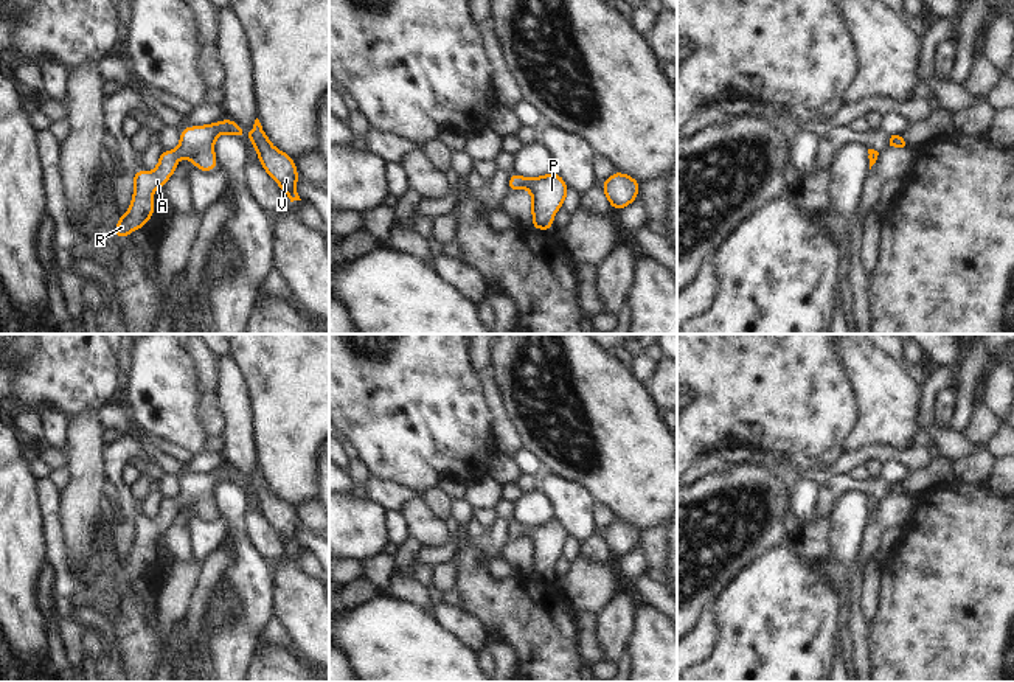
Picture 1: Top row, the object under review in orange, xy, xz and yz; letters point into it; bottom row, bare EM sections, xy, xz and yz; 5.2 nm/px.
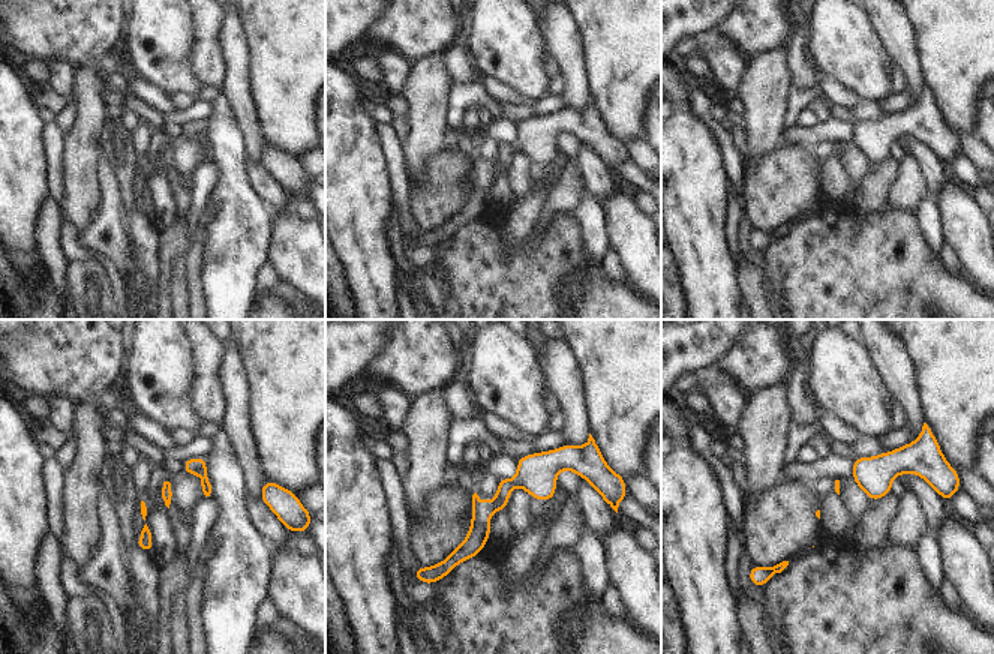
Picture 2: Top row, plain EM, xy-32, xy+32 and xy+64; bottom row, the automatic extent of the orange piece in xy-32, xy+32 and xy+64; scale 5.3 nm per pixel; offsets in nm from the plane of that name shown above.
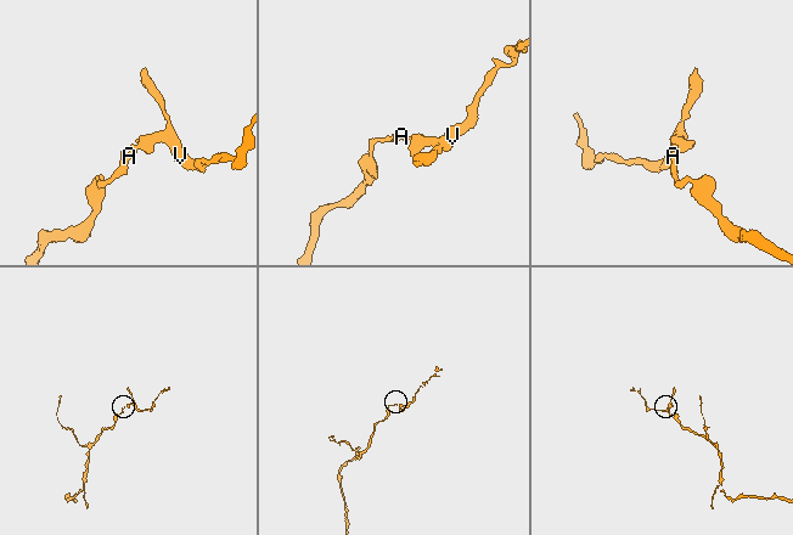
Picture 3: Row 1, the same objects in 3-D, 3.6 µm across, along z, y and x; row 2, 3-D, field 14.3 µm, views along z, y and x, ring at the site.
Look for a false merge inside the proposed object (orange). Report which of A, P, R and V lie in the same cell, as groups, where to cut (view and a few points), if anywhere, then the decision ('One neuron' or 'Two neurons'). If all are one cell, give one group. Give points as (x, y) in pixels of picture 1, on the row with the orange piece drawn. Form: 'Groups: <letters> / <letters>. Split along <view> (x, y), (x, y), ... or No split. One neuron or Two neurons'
Groups: A P R V. No split. One neuron

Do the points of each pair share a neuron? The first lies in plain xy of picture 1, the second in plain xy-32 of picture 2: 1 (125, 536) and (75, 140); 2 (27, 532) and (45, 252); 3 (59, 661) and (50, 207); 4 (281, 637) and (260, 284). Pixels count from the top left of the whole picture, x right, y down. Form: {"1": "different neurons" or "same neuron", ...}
{"1": "different neurons", "2": "different neurons", "3": "same neuron", "4": "same neuron"}

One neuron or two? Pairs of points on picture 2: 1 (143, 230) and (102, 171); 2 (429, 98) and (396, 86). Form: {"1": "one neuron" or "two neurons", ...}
{"1": "two neurons", "2": "two neurons"}

